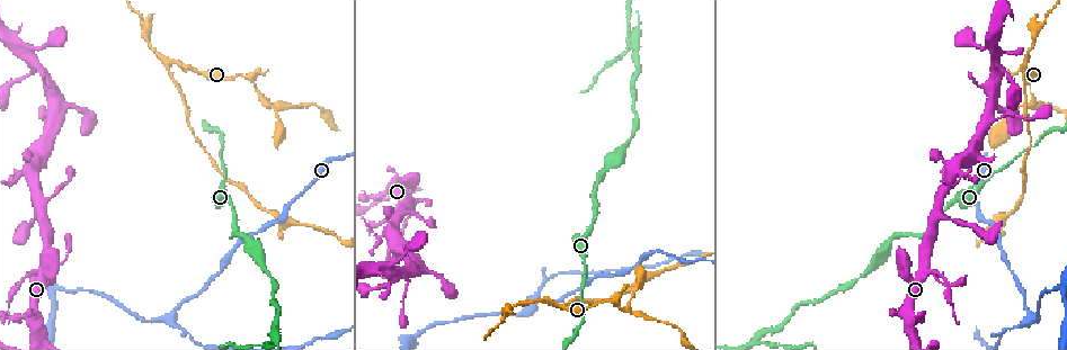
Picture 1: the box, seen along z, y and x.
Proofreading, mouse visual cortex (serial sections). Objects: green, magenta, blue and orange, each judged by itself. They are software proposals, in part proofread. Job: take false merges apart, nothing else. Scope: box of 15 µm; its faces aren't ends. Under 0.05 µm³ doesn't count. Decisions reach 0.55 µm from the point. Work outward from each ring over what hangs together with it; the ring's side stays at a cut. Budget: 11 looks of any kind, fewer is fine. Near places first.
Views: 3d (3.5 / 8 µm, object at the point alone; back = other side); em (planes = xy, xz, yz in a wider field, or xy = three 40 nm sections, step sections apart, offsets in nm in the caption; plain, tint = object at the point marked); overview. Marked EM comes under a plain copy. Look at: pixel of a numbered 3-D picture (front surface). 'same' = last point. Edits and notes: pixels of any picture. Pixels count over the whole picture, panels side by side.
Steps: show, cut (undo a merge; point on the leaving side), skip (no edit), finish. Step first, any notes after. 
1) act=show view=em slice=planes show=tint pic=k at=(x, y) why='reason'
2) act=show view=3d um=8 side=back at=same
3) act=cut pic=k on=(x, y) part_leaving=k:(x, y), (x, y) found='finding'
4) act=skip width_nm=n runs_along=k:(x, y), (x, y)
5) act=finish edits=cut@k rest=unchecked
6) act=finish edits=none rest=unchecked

act=show view=em slice=planes show=tint pic=1 at=(241, 74) why='sharp bend'

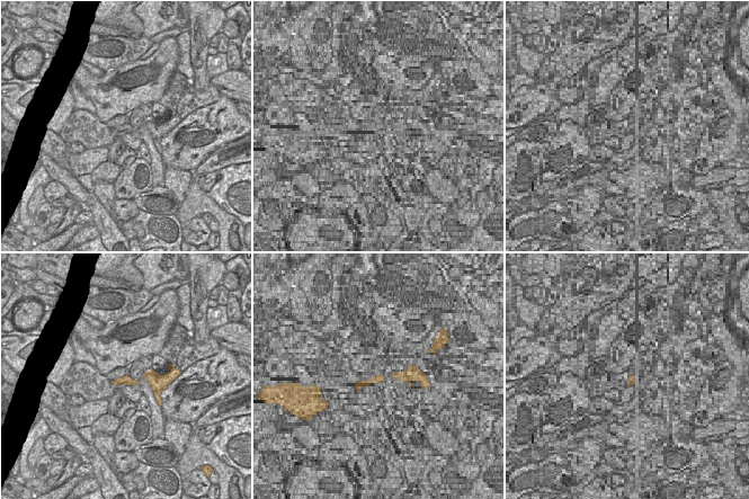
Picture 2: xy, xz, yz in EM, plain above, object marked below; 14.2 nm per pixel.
act=show view=3d um=3.5 side=back at=same

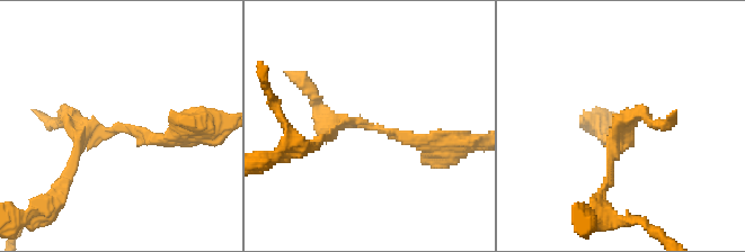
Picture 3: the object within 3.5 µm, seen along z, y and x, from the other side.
act=skip runs_along=3:(445, 150), (358, 120), (327, 137) found='continuous, no second cell'

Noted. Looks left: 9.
act=show view=3d um=3.5 pic=1 at=(1027, 62) why='three-way junction'

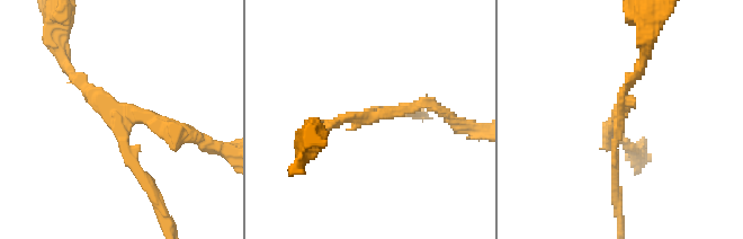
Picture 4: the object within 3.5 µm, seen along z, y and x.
act=show view=em slice=xy step=2 show=tint pic=4 at=(379, 113) arms=3 arm_widths_nm=150,150,150 why='need the tissue'

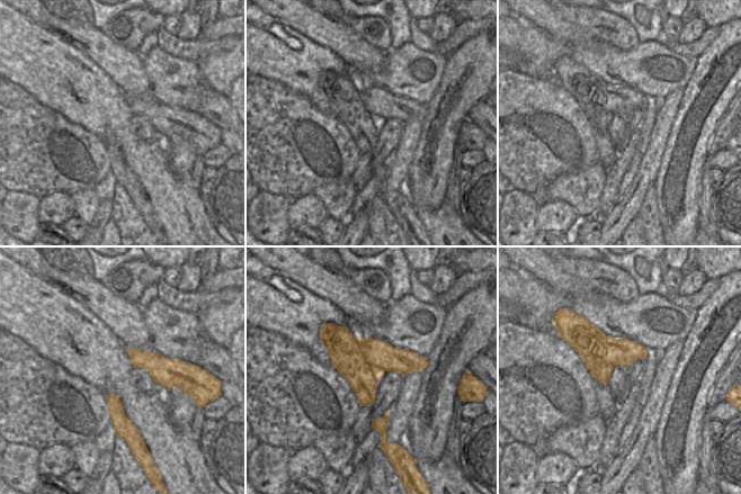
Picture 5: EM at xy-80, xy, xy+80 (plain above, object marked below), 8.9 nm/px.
act=cut pic=4 on=(131, 161) part_leaving=4:(121, 118), (134, 170), (166, 219) found='a second cell is stuck on'

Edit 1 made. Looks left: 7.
act=show view=overview why='see it whole again'

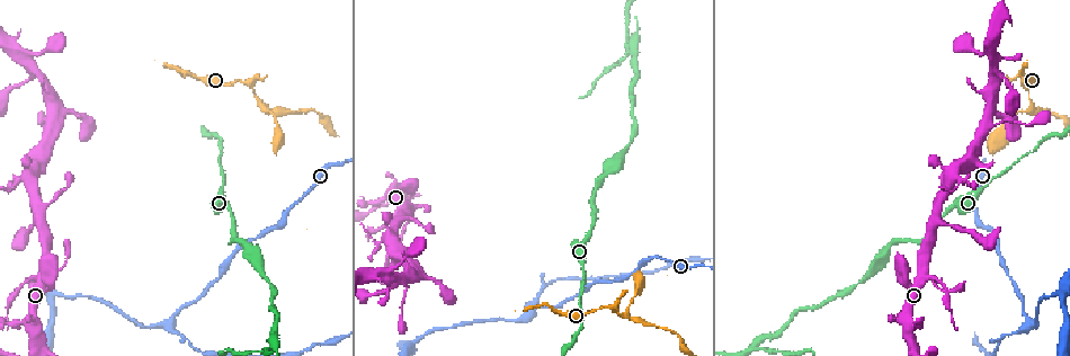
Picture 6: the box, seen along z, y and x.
act=show view=3d um=3.5 pic=6 at=(934, 276) why='sudden change in width'

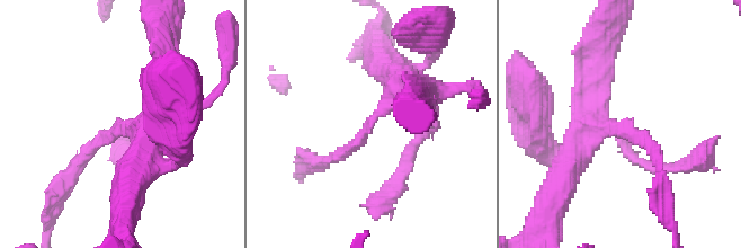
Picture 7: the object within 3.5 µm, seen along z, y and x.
act=show view=em slice=xy step=5 show=tint pic=7 at=(117, 125)

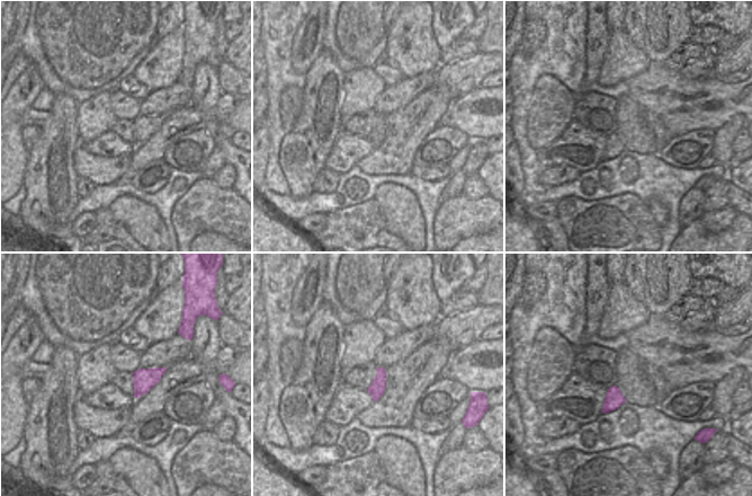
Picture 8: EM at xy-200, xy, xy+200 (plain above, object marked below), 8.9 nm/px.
act=show view=em slice=xy step=3 show=tint at=same

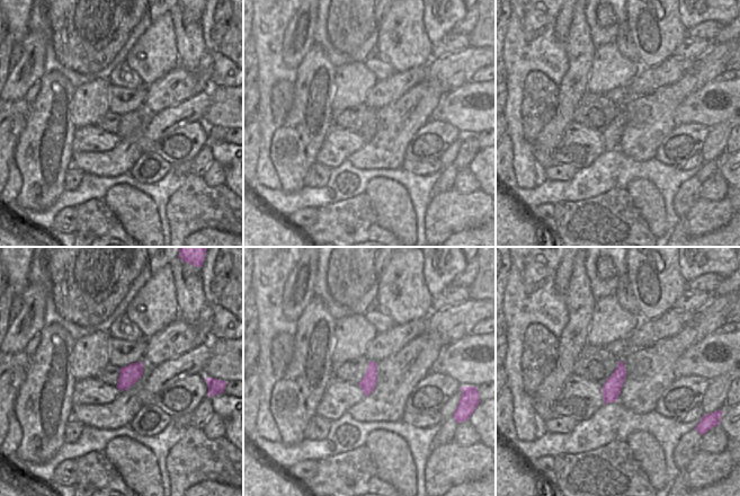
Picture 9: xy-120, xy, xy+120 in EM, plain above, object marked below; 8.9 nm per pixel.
act=skip runs_along=7:(399, 79), (407, 87), (358, 142), (327, 159) found='all the same cell'

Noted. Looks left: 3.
act=show view=3d um=8 pic=6 at=(1028, 325) why='three arms meet'

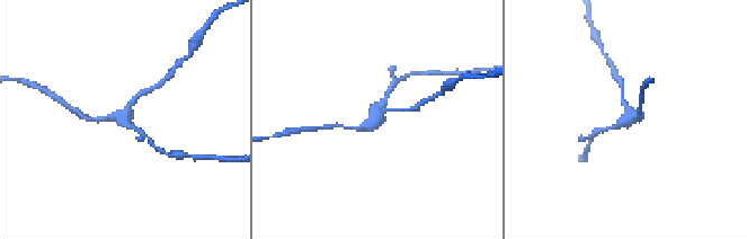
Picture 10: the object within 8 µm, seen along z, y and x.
act=show view=3d um=3.5 side=back pic=10 at=(628, 117) why='closer look'

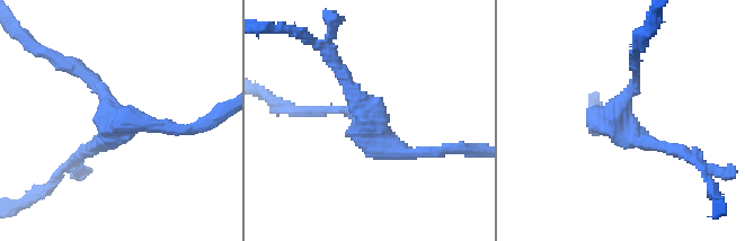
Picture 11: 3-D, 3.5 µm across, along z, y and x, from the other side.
act=skip runs_along=11:(73, 67), (115, 122), (185, 128) found='all the same cell'

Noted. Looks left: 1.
act=finish edits=cut@4 rest=unchecked

